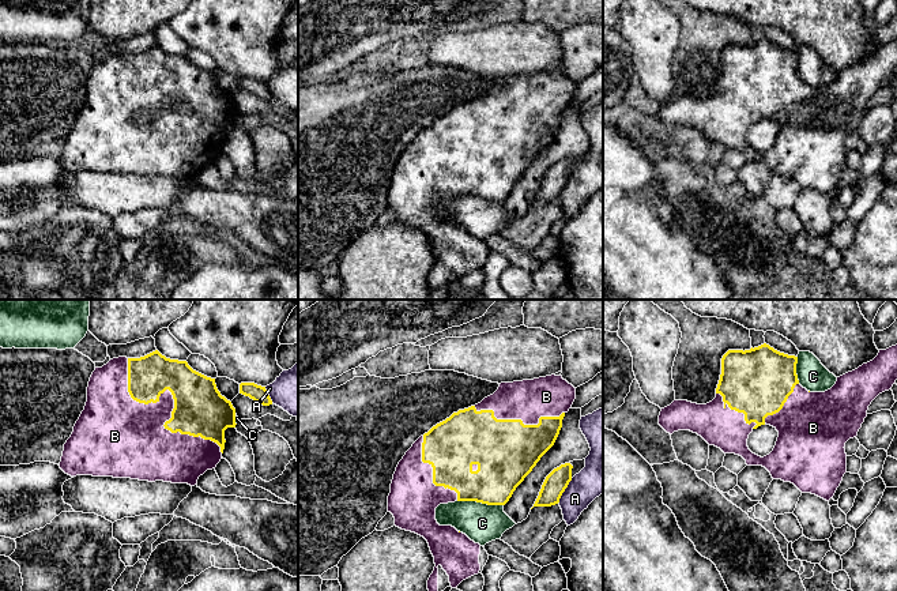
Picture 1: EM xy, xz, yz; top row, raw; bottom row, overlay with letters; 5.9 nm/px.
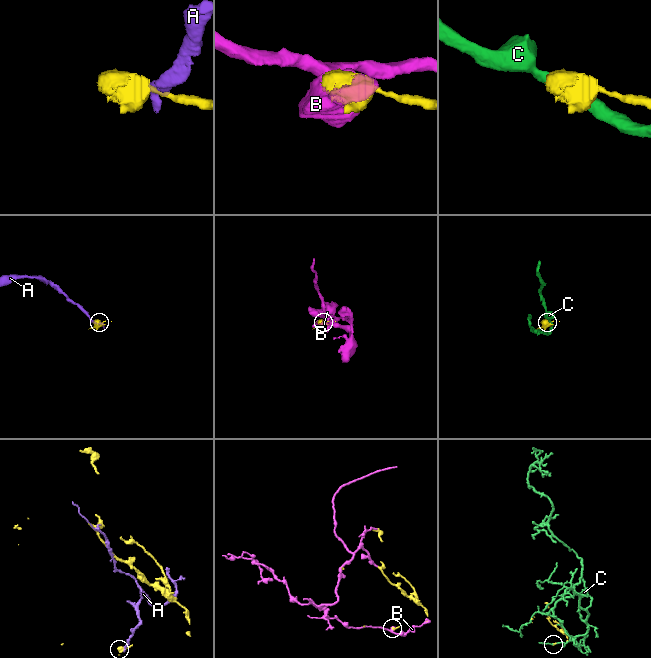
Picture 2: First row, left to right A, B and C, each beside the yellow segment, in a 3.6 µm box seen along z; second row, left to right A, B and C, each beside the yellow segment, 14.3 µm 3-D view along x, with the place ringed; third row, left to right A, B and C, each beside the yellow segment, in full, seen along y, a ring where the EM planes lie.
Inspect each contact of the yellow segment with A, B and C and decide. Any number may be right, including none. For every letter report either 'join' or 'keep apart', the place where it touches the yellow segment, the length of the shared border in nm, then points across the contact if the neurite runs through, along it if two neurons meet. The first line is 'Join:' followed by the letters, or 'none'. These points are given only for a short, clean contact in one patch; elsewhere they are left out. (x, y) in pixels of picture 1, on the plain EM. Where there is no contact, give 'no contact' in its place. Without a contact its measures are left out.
Join: B
A: keep apart | xz (564, 185) | 170 nm | along xz (572, 173), (558, 196)
B: join | xy (174, 96) | 800 nm
C: keep apart | xz (481, 196) | 280 nm

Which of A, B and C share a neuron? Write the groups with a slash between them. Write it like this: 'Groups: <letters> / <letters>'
Groups: A / B / C

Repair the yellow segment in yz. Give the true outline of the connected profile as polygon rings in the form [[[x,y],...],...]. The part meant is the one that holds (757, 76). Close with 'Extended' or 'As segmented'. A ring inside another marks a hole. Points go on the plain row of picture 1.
[[[764,38],[750,45],[728,45],[721,53],[721,69],[716,83],[716,93],[706,99],[687,95],[674,95],[662,103],[659,120],[670,129],[678,125],[690,125],[701,131],[709,140],[724,148],[735,148],[746,155],[747,161],[765,162],[773,174],[794,178],[802,188],[815,189],[829,196],[847,167],[845,138],[858,131],[871,97],[882,87],[892,84],[897,75],[897,39],[879,45],[878,50],[837,72],[836,79],[825,87],[809,87],[799,79],[796,69],[798,52],[780,48]],[[761,120],[770,120],[779,127],[773,146],[761,153],[747,142],[749,129]]]. Extended

